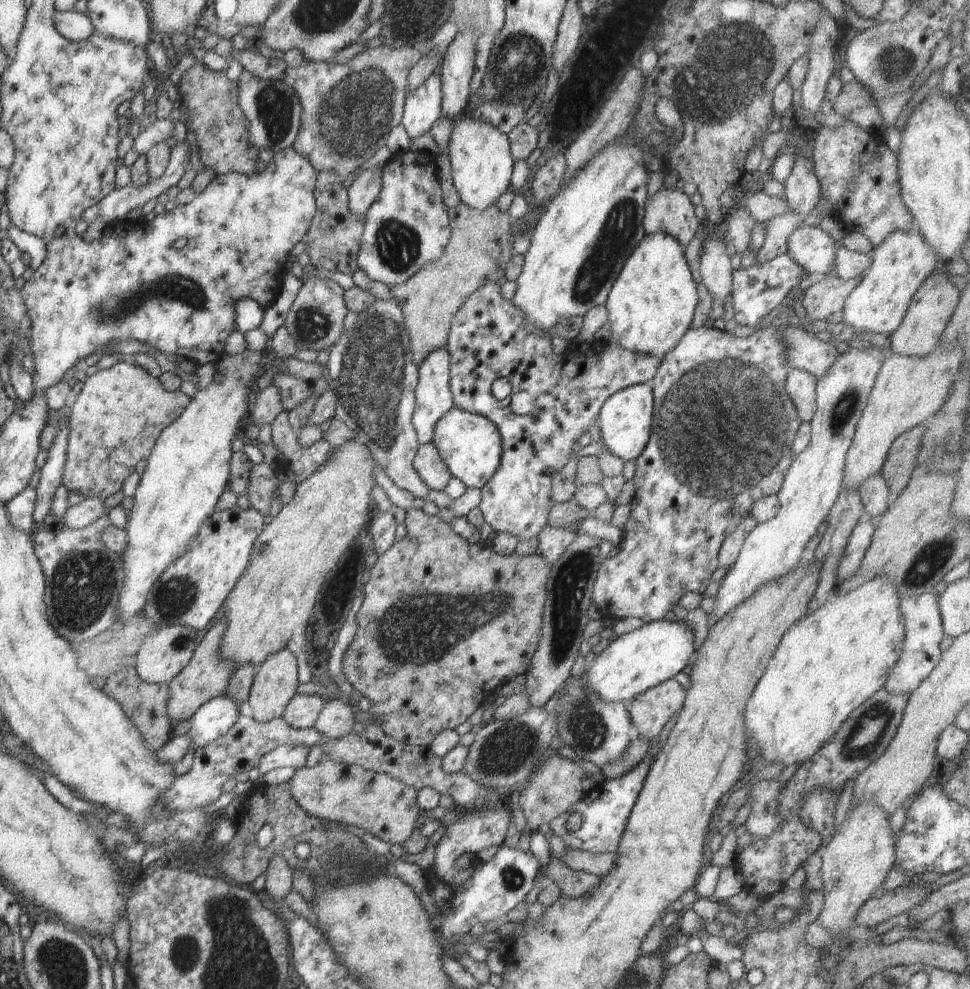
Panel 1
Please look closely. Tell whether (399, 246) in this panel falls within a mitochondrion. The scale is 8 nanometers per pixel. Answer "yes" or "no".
yes

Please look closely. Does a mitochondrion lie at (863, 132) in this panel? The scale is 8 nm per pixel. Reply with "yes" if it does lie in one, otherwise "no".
no

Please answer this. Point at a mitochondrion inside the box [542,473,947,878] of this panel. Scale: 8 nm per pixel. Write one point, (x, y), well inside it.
(570, 580)

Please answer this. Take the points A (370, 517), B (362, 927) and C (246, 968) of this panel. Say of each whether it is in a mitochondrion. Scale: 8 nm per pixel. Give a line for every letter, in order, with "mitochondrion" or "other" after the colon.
A: other
B: other
C: mitochondrion

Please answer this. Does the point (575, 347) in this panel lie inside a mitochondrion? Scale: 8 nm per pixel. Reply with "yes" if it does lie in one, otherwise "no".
no

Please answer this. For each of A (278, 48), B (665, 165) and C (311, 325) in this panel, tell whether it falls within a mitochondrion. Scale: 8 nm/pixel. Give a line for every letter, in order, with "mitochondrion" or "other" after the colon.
A: other
B: other
C: mitochondrion

